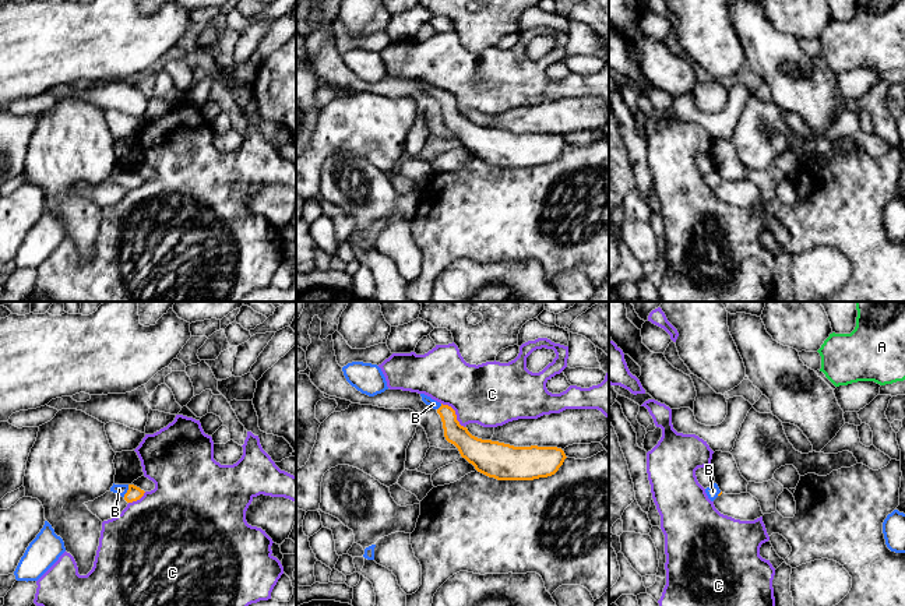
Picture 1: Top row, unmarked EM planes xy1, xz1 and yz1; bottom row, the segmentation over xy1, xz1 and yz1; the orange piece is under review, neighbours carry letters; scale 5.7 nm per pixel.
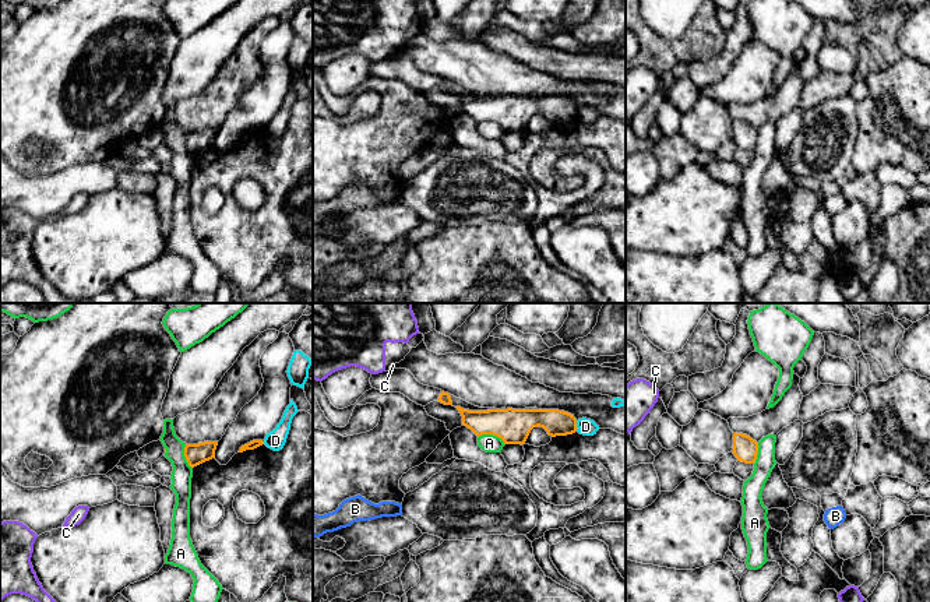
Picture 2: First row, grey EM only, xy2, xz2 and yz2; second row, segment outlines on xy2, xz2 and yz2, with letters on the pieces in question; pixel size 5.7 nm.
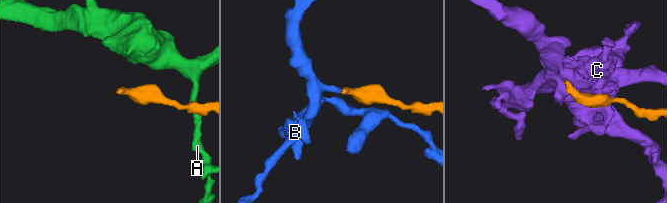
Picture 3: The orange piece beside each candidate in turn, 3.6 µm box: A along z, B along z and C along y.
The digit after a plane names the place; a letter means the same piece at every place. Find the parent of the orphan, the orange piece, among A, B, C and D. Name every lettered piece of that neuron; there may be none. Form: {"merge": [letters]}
{"merge": ["B"]}

